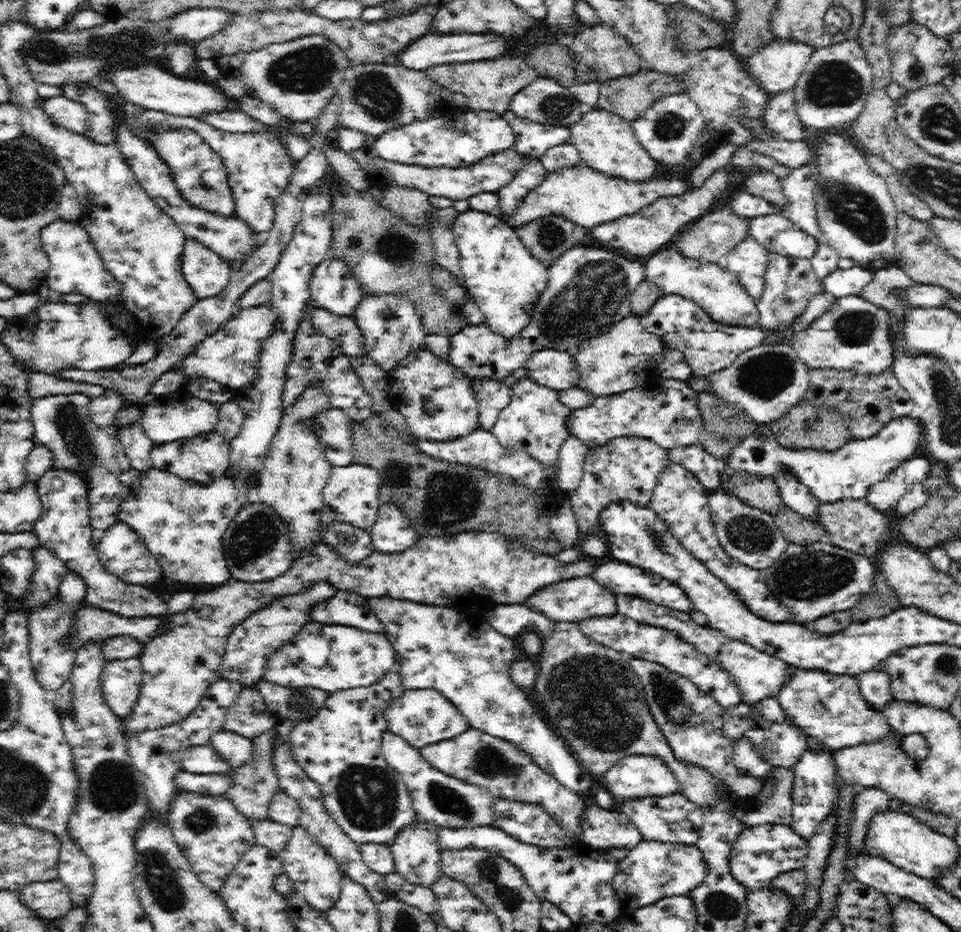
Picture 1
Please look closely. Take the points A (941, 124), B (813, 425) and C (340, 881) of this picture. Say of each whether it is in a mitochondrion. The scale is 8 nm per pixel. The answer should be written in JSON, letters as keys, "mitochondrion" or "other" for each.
{"A":"mitochondrion","B":"mitochondrion","C":"other"}

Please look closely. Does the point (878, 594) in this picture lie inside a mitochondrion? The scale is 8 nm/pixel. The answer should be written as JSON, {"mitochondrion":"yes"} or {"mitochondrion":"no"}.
{"mitochondrion":"no"}

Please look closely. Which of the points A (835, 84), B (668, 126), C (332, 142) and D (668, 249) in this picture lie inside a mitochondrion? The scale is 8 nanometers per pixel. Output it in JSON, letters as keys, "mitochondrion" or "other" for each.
{"A":"mitochondrion","B":"mitochondrion","C":"other","D":"other"}

